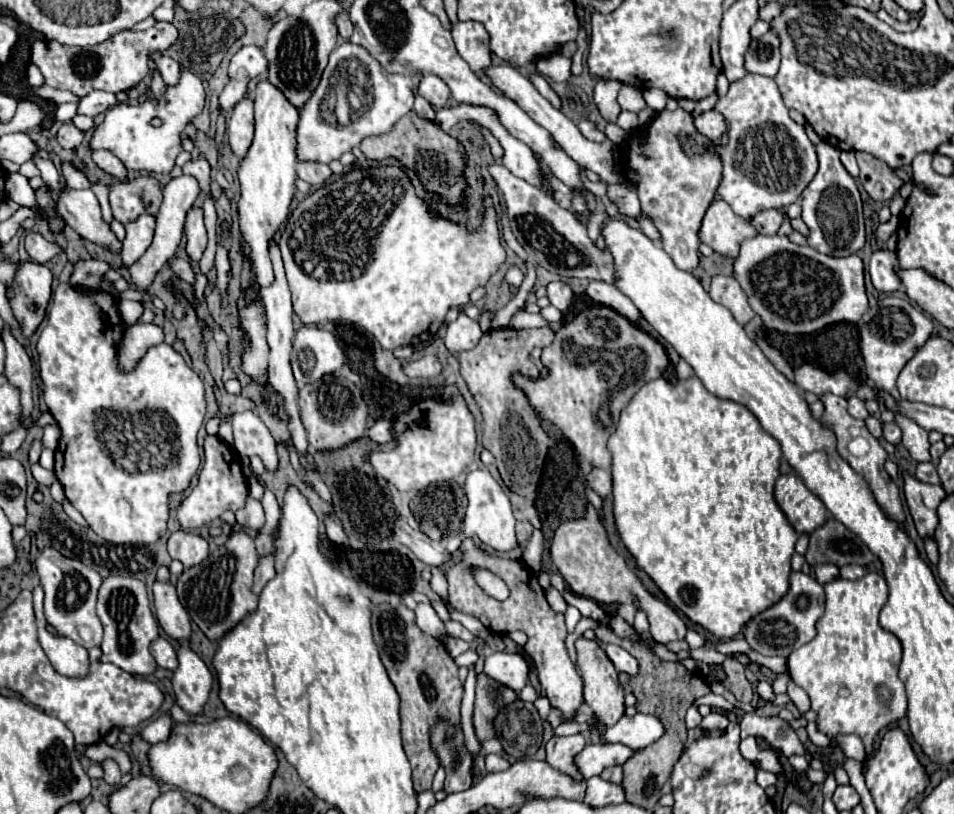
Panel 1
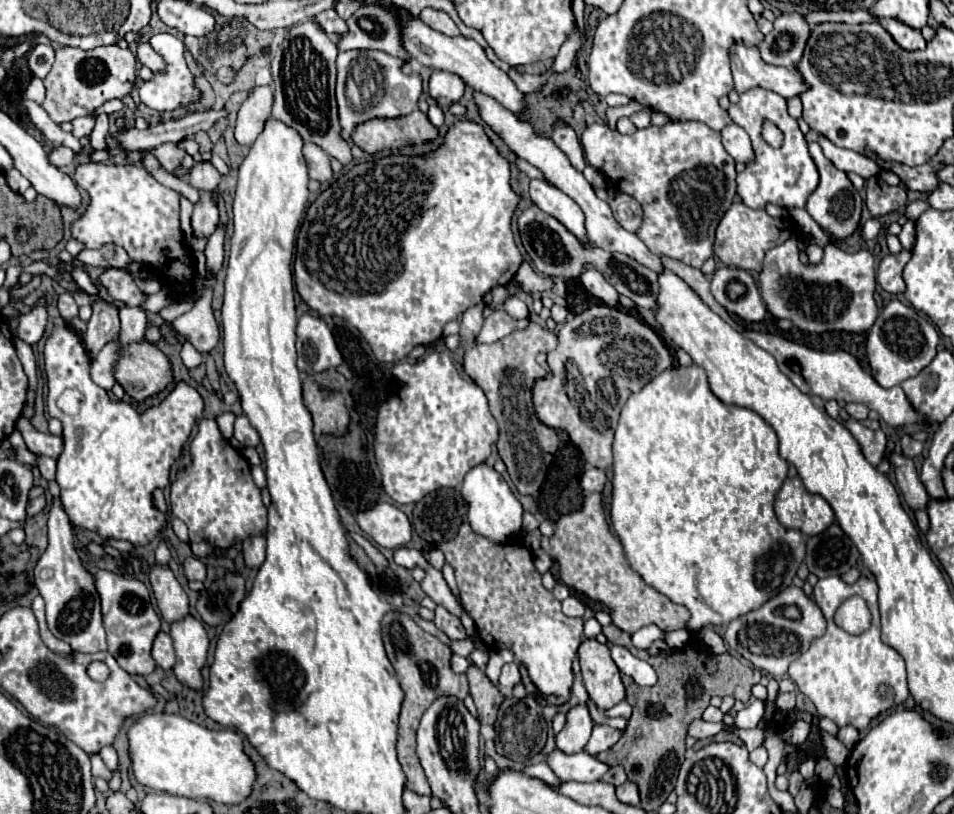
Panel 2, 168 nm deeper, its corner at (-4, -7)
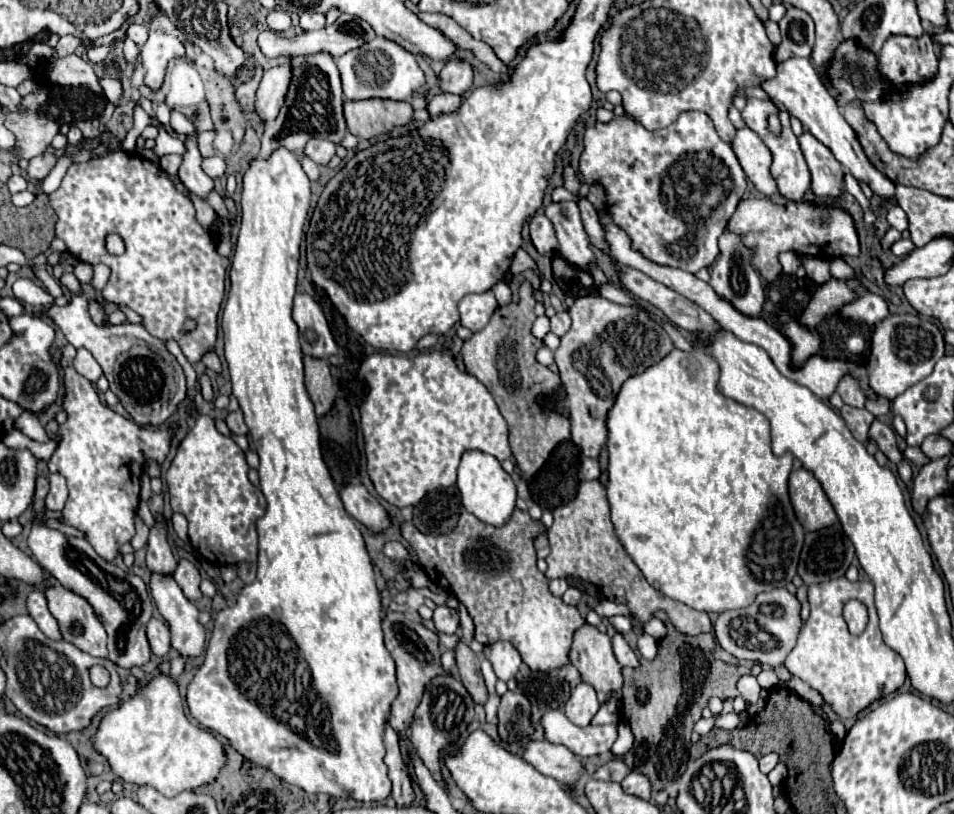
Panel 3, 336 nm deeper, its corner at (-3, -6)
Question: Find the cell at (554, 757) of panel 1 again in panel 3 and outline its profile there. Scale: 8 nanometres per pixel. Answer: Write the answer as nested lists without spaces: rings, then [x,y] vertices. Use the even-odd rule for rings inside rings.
[[[579,683],[573,689],[573,693],[571,693],[571,697],[569,697],[567,705],[565,705],[565,715],[575,725],[585,727],[585,725],[591,723],[597,709],[599,709],[599,701],[597,701],[595,689],[591,685],[587,685],[587,683]]]

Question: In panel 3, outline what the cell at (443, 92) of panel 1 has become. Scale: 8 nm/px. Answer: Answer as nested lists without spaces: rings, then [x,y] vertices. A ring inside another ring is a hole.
[[[451,59],[439,73],[439,87],[443,93],[463,95],[473,83],[473,69],[463,59]]]

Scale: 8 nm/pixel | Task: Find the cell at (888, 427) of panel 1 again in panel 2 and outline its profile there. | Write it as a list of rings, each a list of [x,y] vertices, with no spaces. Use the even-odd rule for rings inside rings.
[[[902,436],[900,442],[902,442],[902,452],[904,452],[904,456],[914,458],[914,456],[922,454],[922,450],[924,450],[924,442],[914,440],[912,436]]]

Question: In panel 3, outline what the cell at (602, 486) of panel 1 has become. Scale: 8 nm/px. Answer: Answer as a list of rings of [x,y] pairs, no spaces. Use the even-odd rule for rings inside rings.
[[[583,459],[583,465],[579,469],[579,479],[591,481],[591,479],[599,479],[599,475],[601,475],[599,461],[597,459]]]

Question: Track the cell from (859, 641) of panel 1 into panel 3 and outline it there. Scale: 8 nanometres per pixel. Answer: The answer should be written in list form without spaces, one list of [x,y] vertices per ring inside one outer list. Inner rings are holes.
[[[839,577],[825,583],[813,583],[809,585],[809,605],[811,605],[811,615],[799,633],[795,649],[785,659],[785,667],[789,669],[791,675],[815,687],[815,691],[819,691],[823,701],[841,719],[859,715],[873,701],[903,687],[907,679],[905,663],[895,651],[891,651],[883,643],[873,603],[871,581],[851,583],[845,577]],[[849,599],[859,599],[869,609],[869,625],[859,637],[849,635],[847,625],[843,625],[843,605]]]

